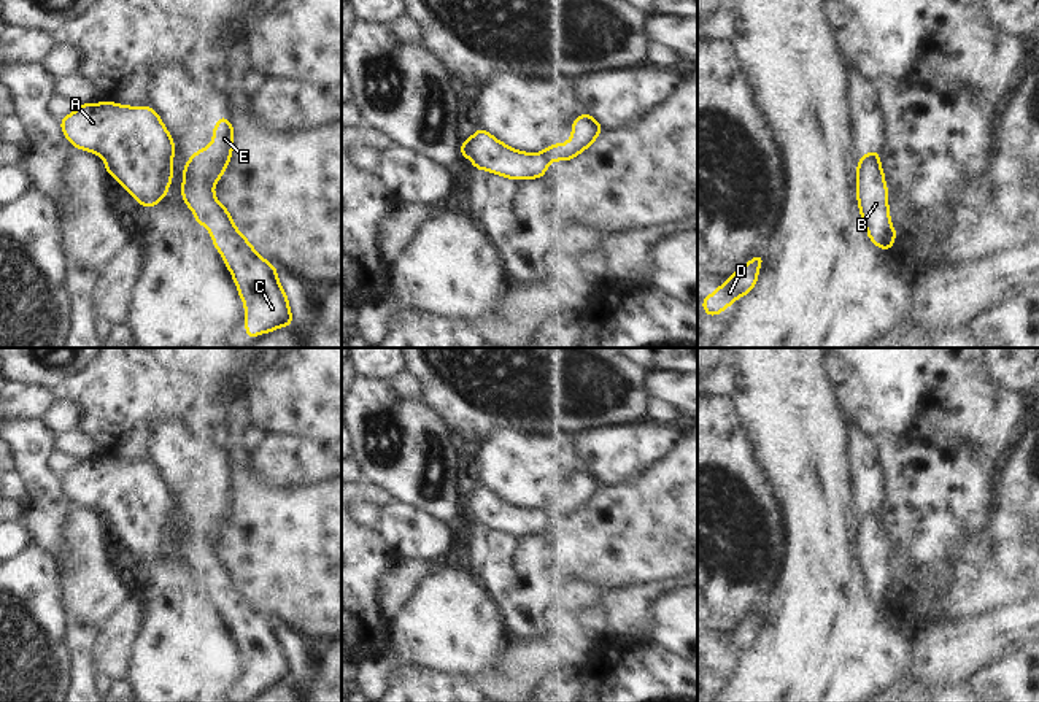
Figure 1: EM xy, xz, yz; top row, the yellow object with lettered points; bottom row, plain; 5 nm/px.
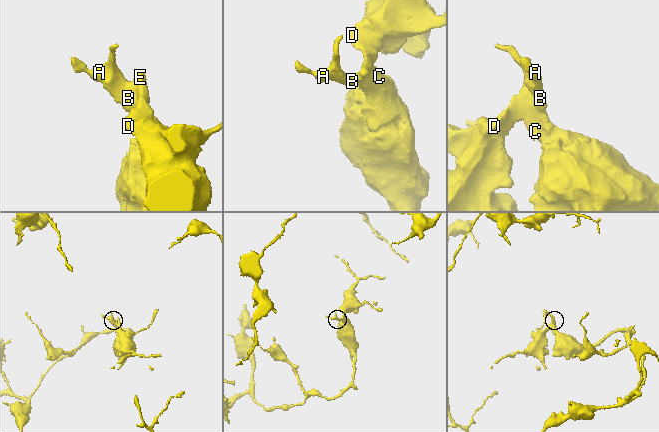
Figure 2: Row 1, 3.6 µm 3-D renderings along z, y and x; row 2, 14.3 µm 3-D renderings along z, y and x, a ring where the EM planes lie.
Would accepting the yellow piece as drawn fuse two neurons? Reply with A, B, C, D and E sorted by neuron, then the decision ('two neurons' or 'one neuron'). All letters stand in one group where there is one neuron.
A B C / D E | two neurons

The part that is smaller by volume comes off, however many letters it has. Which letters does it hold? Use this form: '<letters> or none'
D, E

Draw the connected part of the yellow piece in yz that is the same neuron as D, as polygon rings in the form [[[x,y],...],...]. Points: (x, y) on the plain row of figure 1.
[[[763,610],[753,613],[747,621],[734,627],[726,638],[702,656],[704,667],[709,672],[715,672],[724,667],[734,656],[748,650],[756,640],[761,618],[764,618]]]

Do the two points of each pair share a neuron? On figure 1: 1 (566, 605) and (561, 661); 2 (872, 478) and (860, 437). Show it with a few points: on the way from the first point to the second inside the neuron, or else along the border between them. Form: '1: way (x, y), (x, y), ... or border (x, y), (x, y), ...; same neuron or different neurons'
1: border (563, 644), (542, 656); different neurons
2: way (865, 469), (863, 447); same neuron

